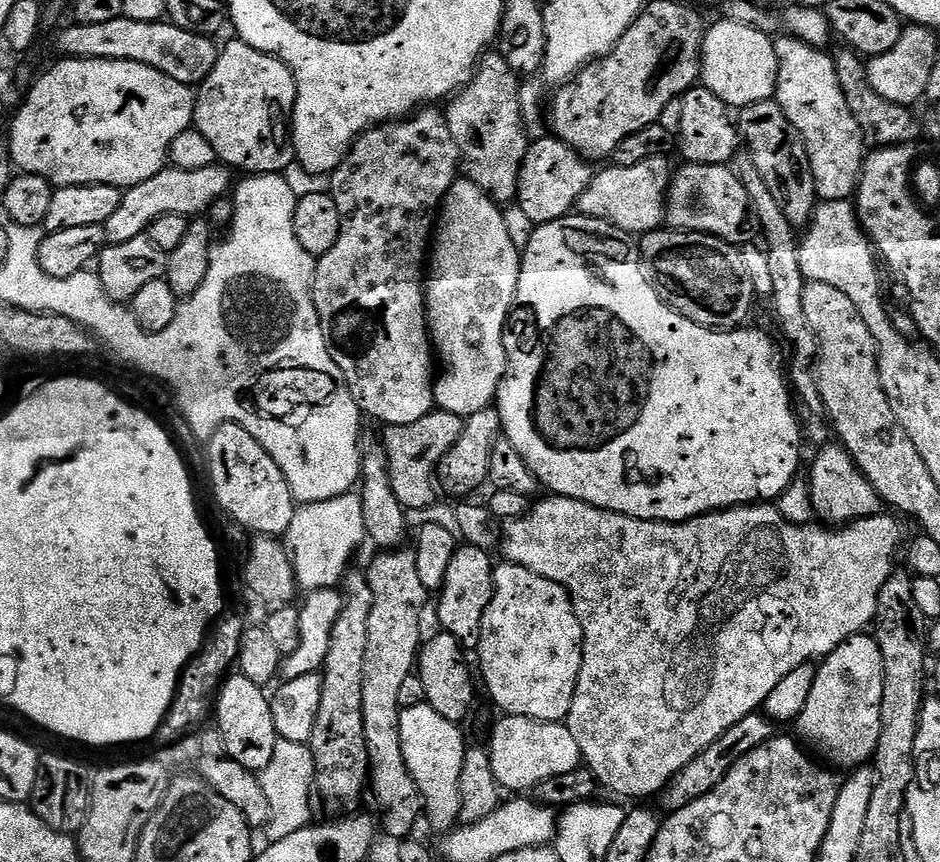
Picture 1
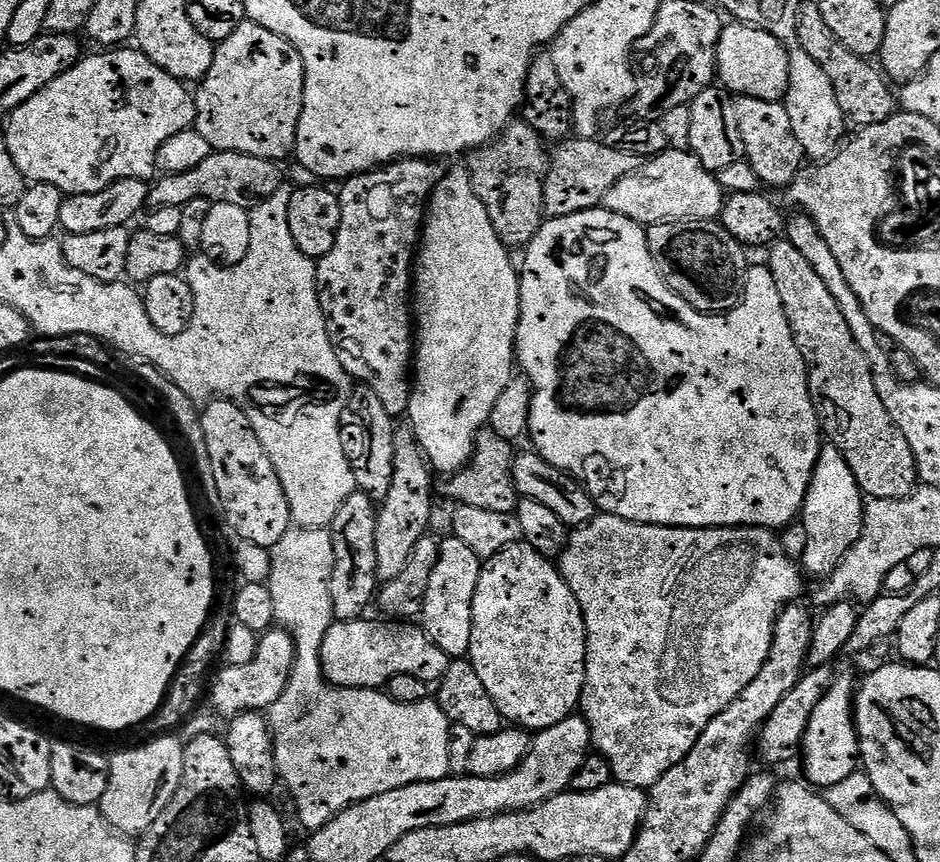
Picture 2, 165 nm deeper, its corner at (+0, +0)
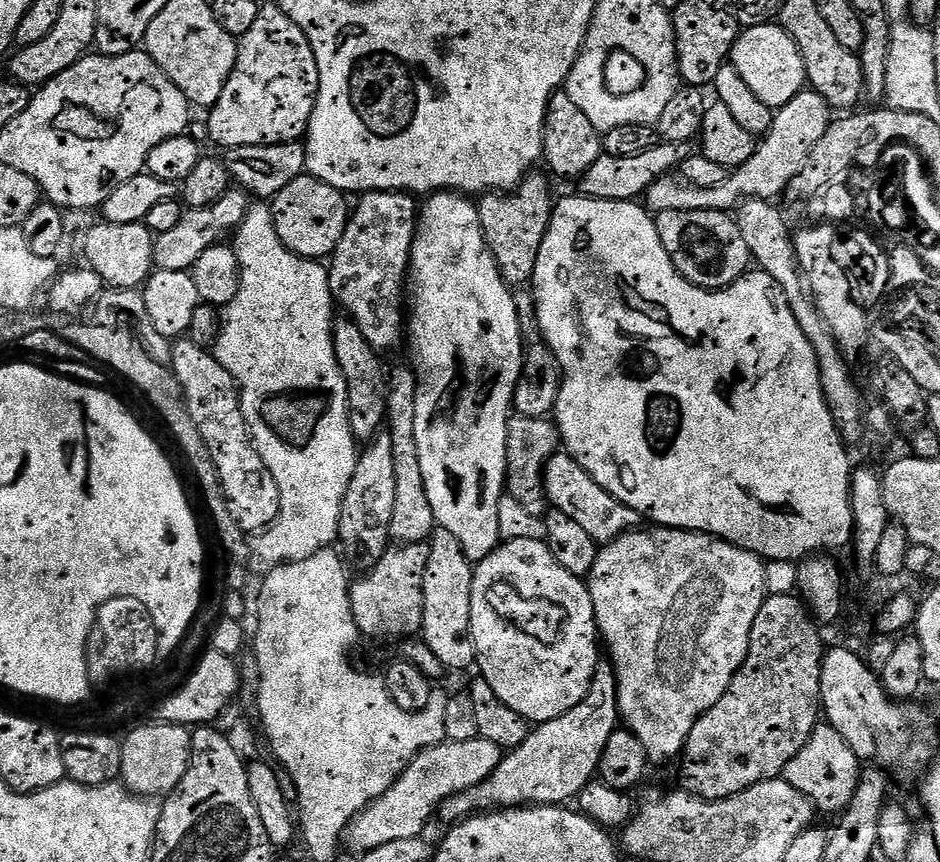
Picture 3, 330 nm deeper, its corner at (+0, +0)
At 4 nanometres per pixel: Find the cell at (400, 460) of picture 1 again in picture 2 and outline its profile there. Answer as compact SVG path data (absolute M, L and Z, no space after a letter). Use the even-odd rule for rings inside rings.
M491 426L481 428L476 435L476 447L472 449L472 458L467 465L455 474L447 477L448 485L444 492L457 505L478 506L478 510L494 510L497 514L513 514L518 497L512 477L512 458L514 448L509 441L497 435Z

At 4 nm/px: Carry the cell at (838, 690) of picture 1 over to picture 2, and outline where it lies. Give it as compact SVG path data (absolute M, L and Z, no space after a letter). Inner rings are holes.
M837 675L832 682L832 688L822 698L822 702L814 710L810 718L810 726L806 726L804 735L804 747L802 749L802 760L804 756L804 772L807 783L813 789L823 790L830 786L838 786L838 782L849 782L852 775L858 772L858 761L860 760L860 739L856 733L856 714L854 701L858 691L857 681L851 680L848 676Z

